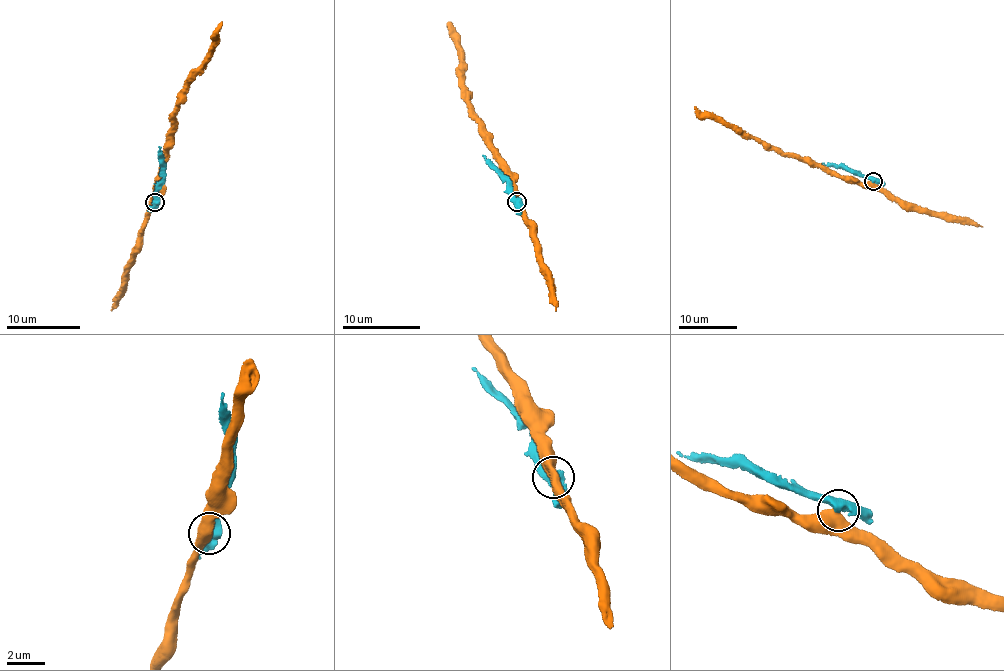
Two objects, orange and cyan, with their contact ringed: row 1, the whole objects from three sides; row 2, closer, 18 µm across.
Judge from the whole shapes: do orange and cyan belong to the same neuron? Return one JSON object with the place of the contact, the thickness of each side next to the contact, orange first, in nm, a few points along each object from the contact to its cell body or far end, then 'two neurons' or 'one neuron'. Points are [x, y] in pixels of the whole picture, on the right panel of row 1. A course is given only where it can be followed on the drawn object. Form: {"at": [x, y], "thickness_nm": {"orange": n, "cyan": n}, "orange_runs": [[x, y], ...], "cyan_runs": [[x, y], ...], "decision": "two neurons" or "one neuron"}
{"at": [873, 181], "thickness_nm": {"orange": 650, "cyan": 550}, "orange_runs": [[873, 181], [850, 179], [782, 153], [707, 117], [694, 106]], "cyan_runs": [[873, 181], [822, 164]], "decision": "two neurons"}

